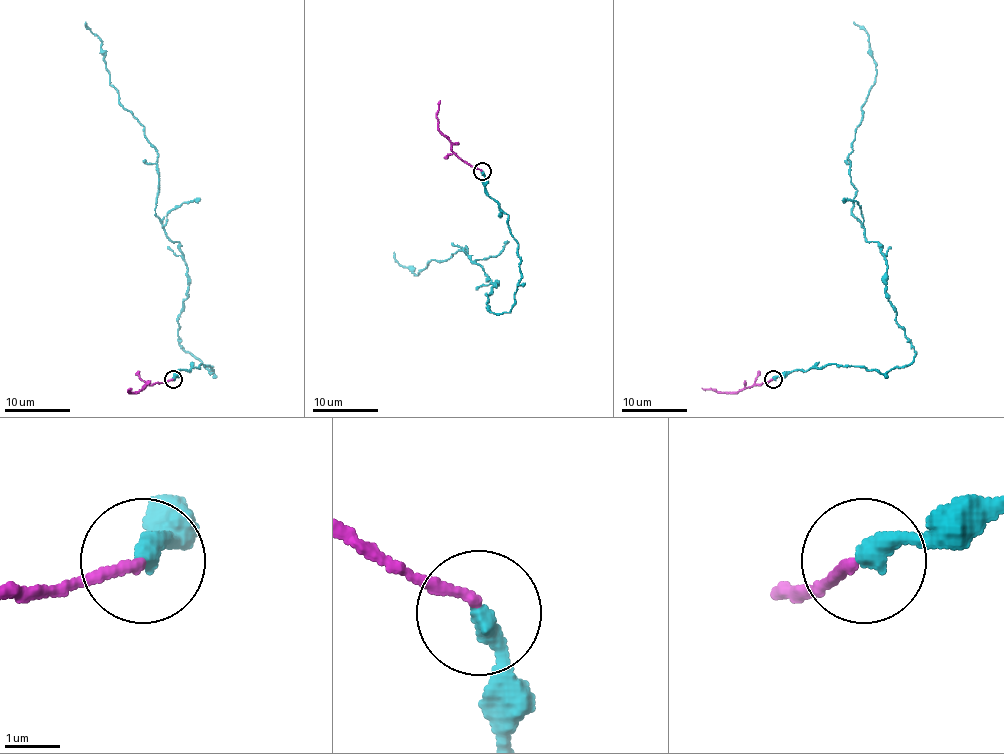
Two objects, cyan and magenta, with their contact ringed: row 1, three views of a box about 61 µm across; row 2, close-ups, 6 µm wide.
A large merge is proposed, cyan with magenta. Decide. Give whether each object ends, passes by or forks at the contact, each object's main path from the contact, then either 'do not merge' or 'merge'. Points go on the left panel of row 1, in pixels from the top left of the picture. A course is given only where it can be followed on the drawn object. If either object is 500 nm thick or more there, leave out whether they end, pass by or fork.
cyan ends; magenta ends; course cyan (173, 379), (212, 368), (178, 335), (184, 256), (155, 212), (158, 155), (123, 107), (86, 22); course magenta (173, 379), (146, 384), (128, 392), (132, 387); merge

